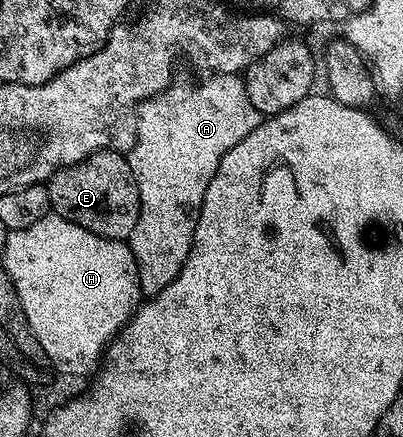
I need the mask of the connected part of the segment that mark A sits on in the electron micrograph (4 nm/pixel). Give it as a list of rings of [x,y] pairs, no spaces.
[[[215,73],[196,89],[191,85],[172,84],[158,97],[144,101],[138,114],[135,144],[129,150],[129,160],[137,179],[139,214],[129,244],[137,259],[140,290],[147,297],[156,297],[161,290],[169,287],[169,283],[173,283],[173,279],[177,279],[189,255],[209,179],[213,179],[223,156],[259,125],[261,115],[249,99],[244,78],[233,73]]]

